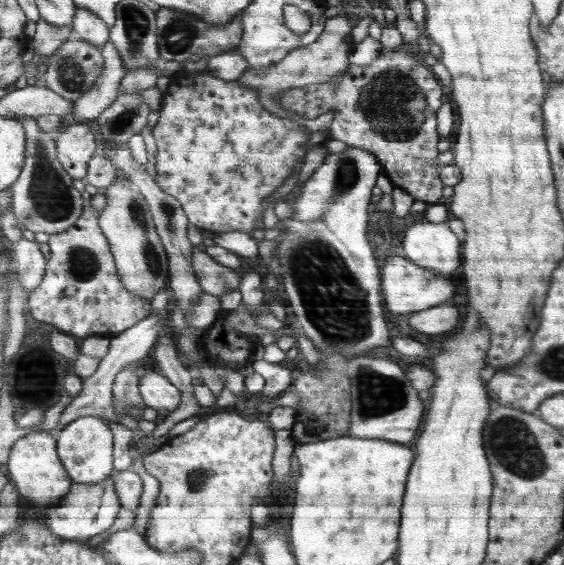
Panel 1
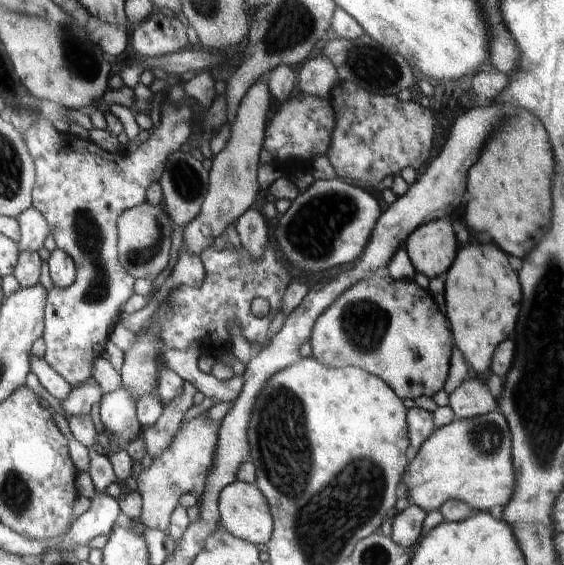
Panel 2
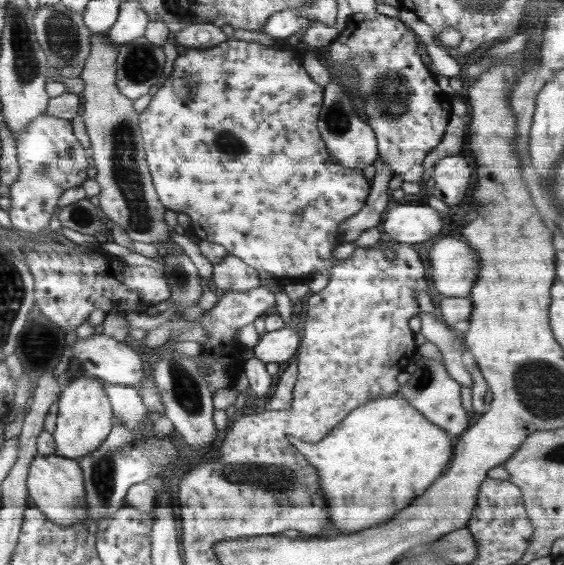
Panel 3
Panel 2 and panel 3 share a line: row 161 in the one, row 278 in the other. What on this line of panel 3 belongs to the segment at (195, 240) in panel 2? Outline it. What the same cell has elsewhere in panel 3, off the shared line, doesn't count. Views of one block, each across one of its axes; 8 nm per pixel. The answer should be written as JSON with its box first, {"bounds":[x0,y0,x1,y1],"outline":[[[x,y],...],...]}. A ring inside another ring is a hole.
{"bounds":[212,255,260,293],"outline":[[[228,255],[213,265],[212,278],[219,293],[223,291],[249,291],[260,286],[258,271],[241,258]]]}

